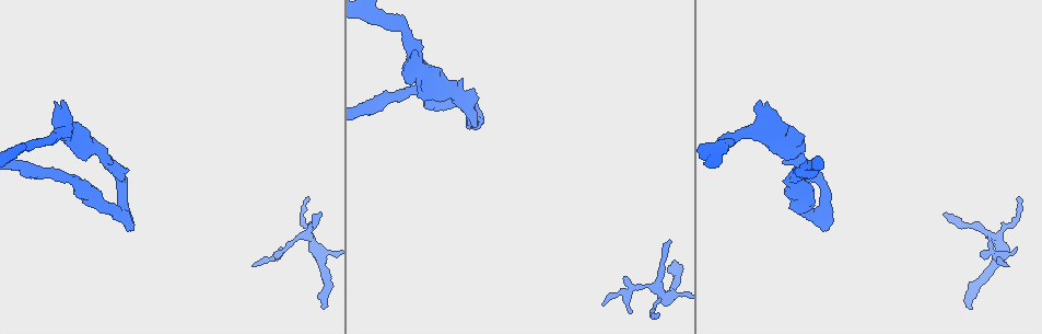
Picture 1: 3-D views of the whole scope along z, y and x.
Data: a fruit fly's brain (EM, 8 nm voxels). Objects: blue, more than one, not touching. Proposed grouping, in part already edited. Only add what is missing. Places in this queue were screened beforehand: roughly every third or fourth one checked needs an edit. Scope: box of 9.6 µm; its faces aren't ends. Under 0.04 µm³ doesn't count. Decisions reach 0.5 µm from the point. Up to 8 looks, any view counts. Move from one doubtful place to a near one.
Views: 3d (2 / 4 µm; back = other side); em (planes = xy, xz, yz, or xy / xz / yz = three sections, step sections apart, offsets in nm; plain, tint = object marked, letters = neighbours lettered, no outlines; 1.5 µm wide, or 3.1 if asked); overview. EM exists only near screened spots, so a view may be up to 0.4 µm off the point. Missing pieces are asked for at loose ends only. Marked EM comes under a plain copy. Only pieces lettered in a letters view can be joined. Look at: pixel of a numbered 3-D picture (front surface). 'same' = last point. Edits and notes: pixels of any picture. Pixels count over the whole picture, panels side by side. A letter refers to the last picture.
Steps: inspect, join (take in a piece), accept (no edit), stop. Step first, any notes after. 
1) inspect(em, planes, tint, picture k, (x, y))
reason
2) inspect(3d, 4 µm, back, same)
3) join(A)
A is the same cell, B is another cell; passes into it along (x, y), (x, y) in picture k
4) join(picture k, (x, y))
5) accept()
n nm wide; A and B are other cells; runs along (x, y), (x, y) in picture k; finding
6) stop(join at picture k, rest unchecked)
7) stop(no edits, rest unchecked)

inspect(3d, 4 µm, picture 1, (673, 267))
an open end

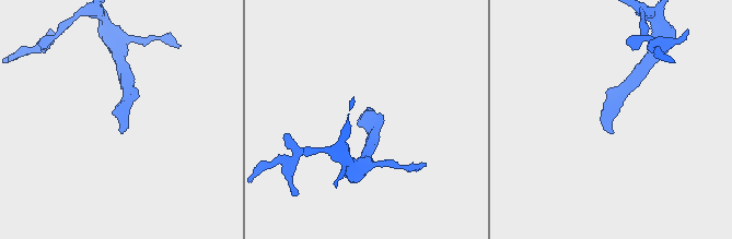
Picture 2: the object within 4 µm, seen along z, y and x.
inspect(em, planes, letters, picture 2, (121, 132))

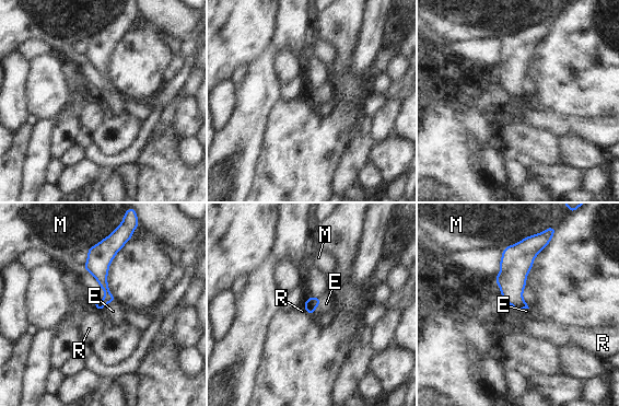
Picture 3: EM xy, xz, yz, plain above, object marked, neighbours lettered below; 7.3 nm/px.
join(E)
E is the same cell, M and R are other cells; it goes on there

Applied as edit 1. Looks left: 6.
inspect(overview)

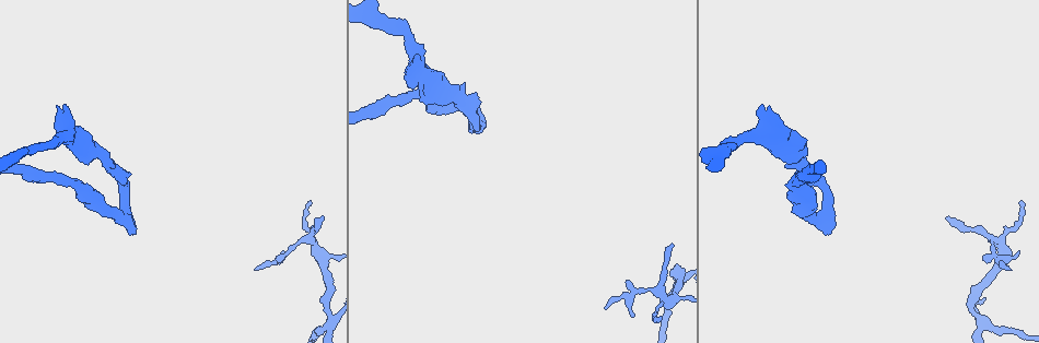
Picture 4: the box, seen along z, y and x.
inspect(em, planes, tint, picture 4, (136, 233))
an open end

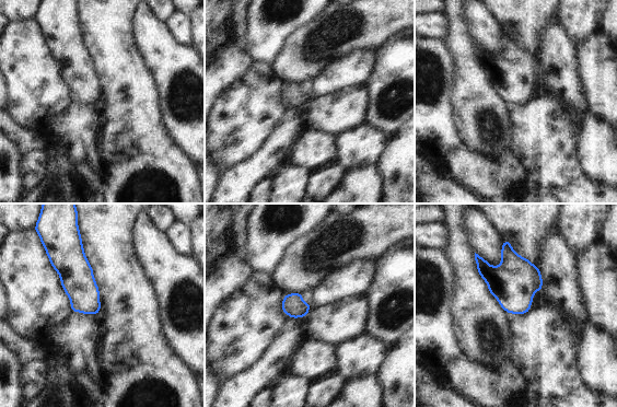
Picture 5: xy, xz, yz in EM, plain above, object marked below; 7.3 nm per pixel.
inspect(em, planes, letters, same)

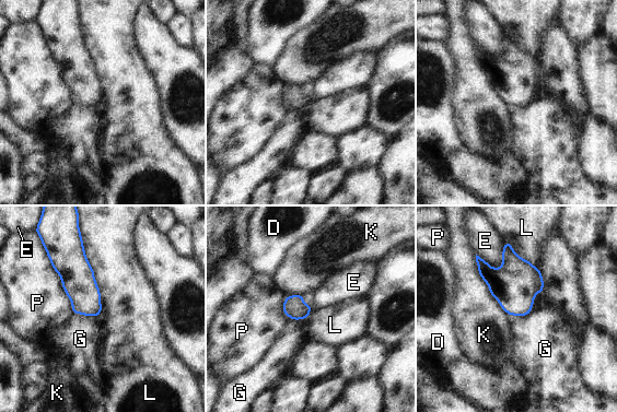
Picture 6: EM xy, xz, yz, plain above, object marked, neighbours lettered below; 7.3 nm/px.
accept()
D, E, G, K, L and P are other cells; border along (81, 237), (100, 292), (101, 315) in picture 6; none of them fits

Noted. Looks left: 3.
stop(join at picture 3, rest unchecked)

